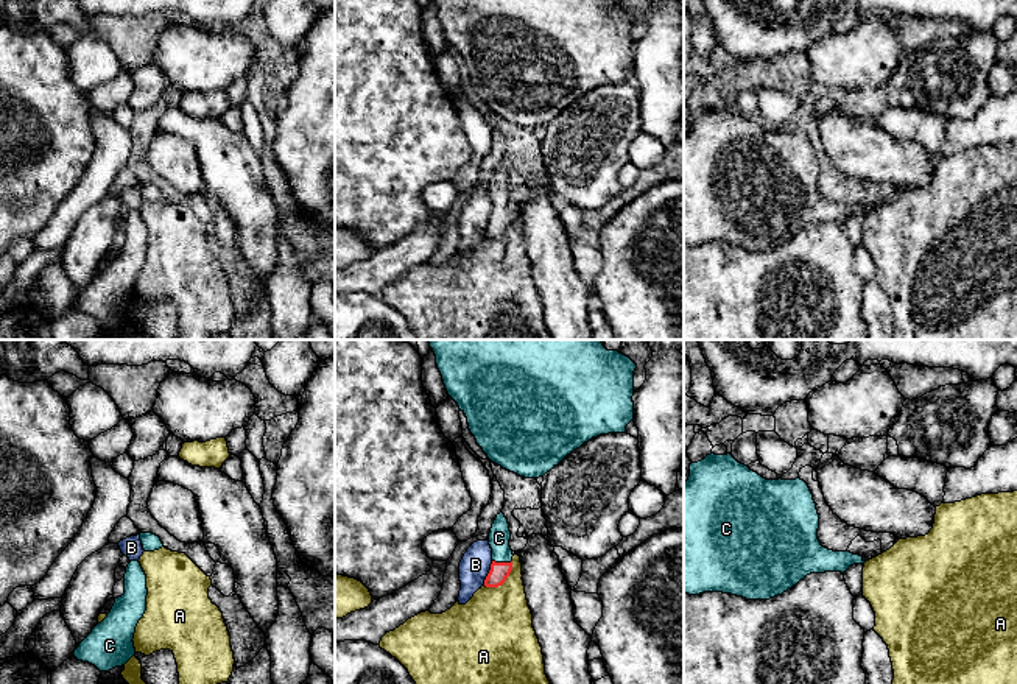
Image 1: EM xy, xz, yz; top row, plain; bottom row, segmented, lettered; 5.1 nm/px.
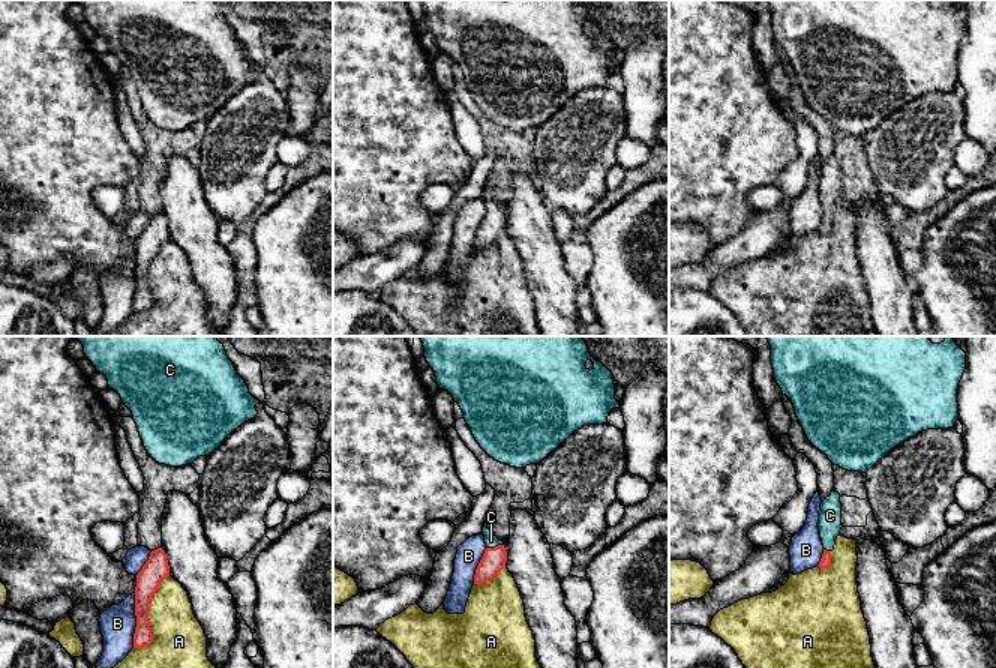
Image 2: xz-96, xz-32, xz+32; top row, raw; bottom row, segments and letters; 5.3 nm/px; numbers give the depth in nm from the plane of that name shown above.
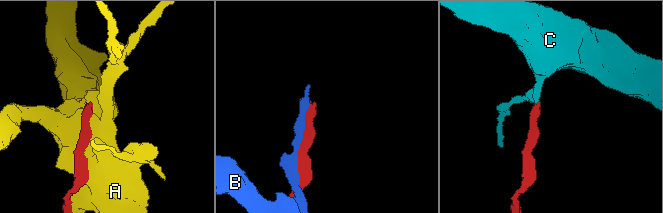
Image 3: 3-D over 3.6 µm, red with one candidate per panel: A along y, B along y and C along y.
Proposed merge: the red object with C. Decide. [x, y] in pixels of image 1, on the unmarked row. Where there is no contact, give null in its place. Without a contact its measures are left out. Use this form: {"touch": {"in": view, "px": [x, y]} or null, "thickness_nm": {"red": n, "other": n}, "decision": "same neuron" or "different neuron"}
{"touch": {"in": "xz", "px": [502, 214]}, "thickness_nm": {"red": 100, "other": 110}, "decision": "same neuron"}

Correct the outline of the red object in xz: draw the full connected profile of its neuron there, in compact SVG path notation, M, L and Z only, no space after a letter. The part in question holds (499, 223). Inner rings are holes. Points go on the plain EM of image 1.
M503 164L497 165L491 184L489 196L492 199L491 221L484 231L486 238L501 237L512 221L512 201L509 198L511 182Z

